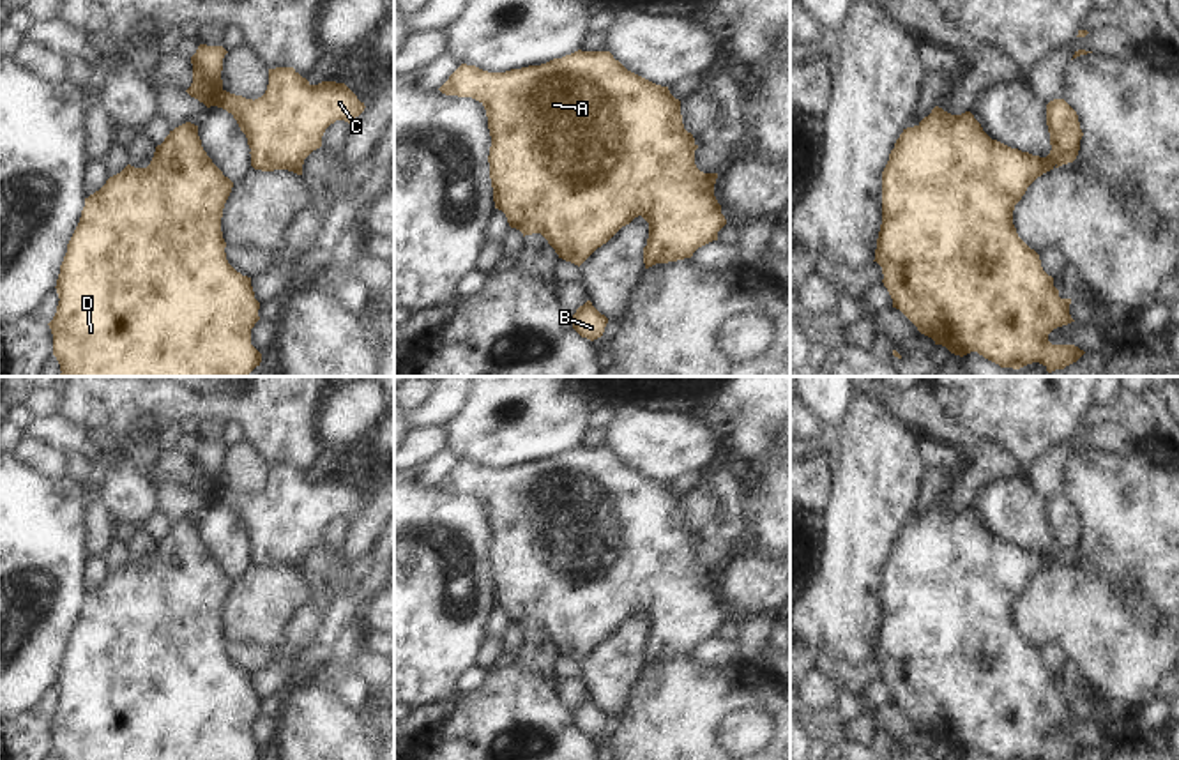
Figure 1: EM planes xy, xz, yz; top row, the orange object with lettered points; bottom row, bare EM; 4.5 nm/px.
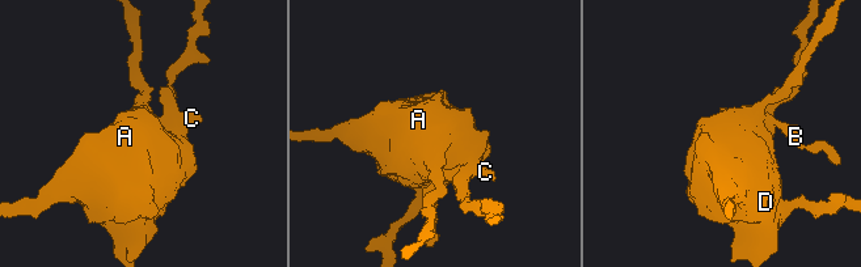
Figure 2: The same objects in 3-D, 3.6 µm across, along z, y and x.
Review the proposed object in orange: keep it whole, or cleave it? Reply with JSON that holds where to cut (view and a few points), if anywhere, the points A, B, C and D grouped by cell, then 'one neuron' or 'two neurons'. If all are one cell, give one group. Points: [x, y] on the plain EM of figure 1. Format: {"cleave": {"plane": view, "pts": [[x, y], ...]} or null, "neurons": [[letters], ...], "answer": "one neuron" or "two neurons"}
{"cleave": null, "neurons": [["A", "B", "C", "D"]], "answer": "one neuron"}

